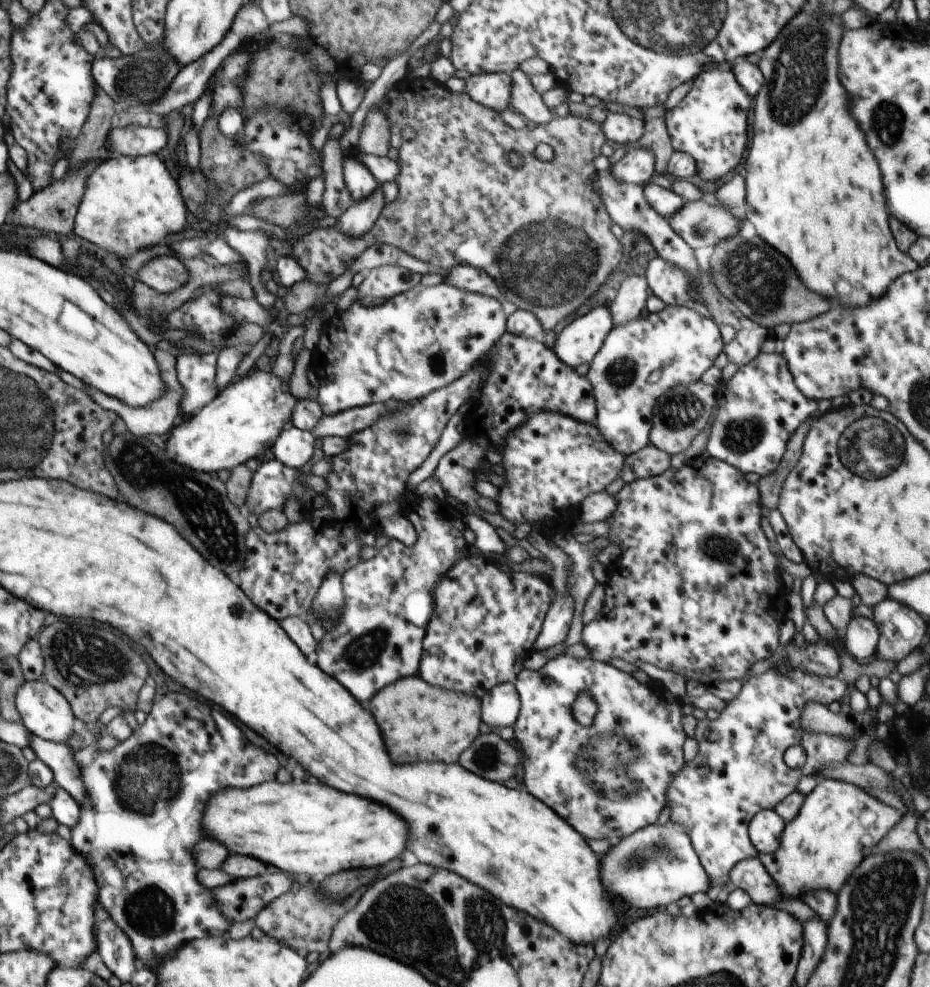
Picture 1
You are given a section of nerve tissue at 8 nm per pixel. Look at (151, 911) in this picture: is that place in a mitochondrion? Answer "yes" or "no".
yes

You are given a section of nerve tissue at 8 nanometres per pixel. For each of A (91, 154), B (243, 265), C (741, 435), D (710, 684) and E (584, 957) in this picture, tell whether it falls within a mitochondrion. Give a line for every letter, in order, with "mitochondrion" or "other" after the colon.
A: other
B: other
C: mitochondrion
D: other
E: other

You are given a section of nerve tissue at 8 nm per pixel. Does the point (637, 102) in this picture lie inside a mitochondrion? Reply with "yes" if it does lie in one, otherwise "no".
no

